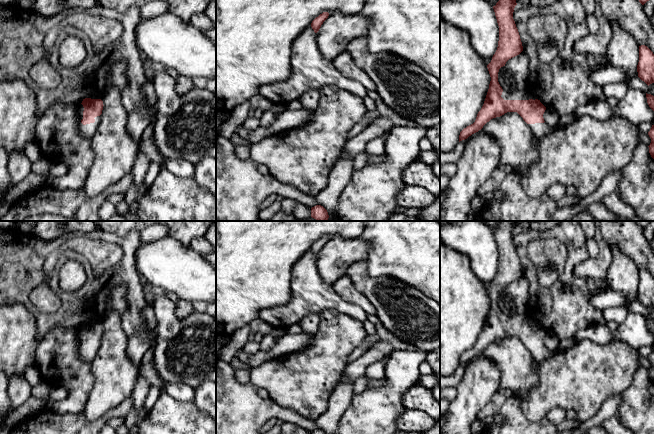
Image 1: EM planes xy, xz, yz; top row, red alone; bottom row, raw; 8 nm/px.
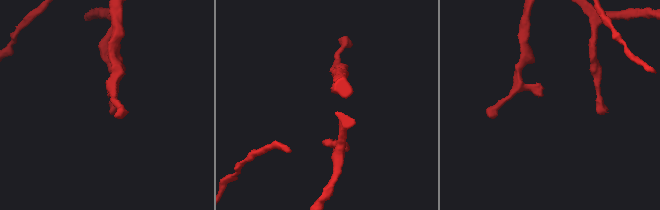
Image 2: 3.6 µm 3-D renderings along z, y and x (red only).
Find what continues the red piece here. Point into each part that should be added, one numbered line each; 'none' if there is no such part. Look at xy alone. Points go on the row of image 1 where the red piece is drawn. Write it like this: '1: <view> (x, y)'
1: xy (88, 131)

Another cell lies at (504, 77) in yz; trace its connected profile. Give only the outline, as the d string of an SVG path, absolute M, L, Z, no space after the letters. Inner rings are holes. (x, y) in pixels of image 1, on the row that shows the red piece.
M526 52L509 59L499 69L498 82L503 90L525 90L529 78L530 59Z

